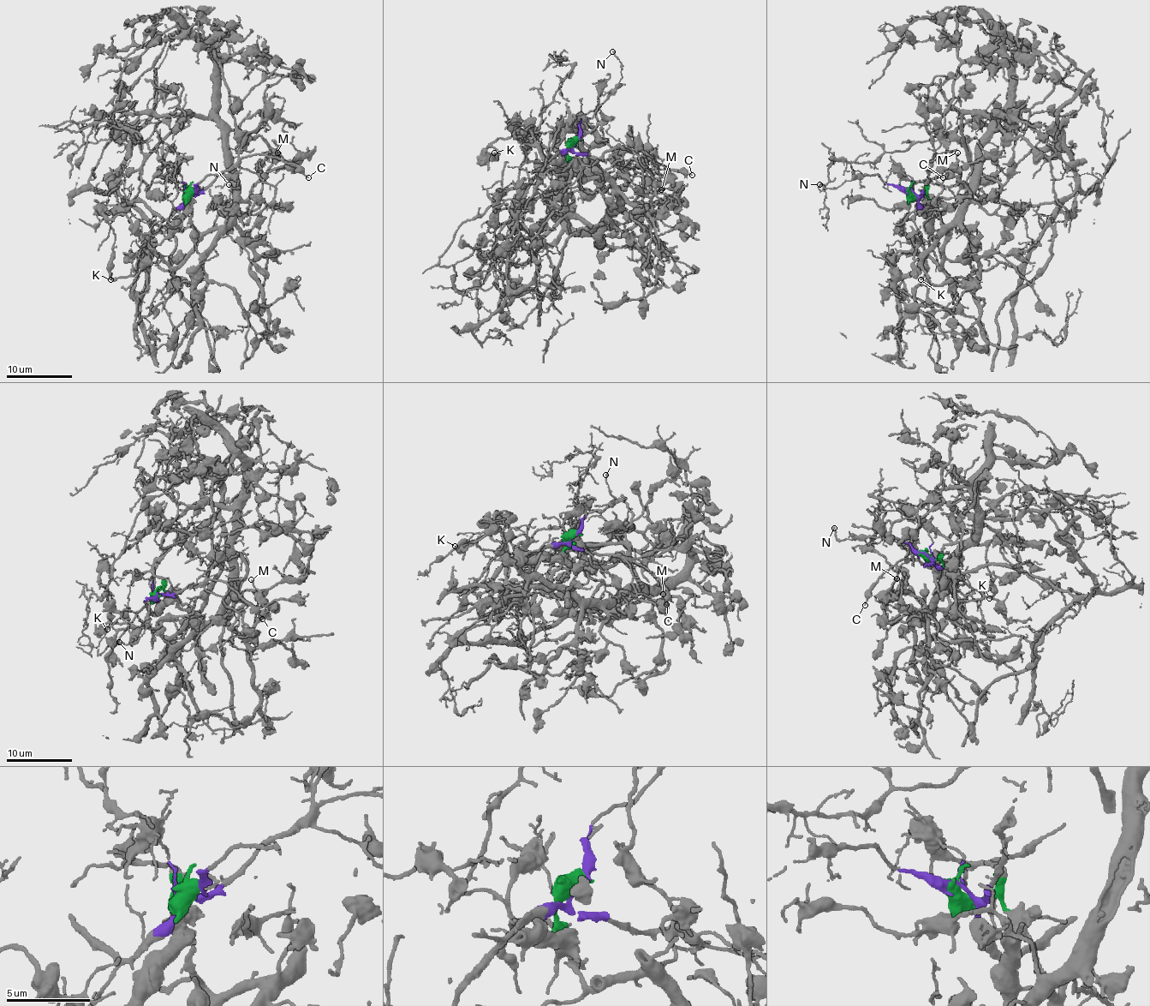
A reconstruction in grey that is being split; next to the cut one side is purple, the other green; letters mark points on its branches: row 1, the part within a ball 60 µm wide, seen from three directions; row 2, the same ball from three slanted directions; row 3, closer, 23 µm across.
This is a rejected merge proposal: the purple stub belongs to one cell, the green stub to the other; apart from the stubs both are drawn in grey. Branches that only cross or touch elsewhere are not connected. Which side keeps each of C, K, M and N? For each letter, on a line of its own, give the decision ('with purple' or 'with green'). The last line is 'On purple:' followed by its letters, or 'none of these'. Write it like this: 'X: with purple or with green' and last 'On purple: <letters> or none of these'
C: with purple
K: with green
M: with green
N: with purple
On purple: C, N

